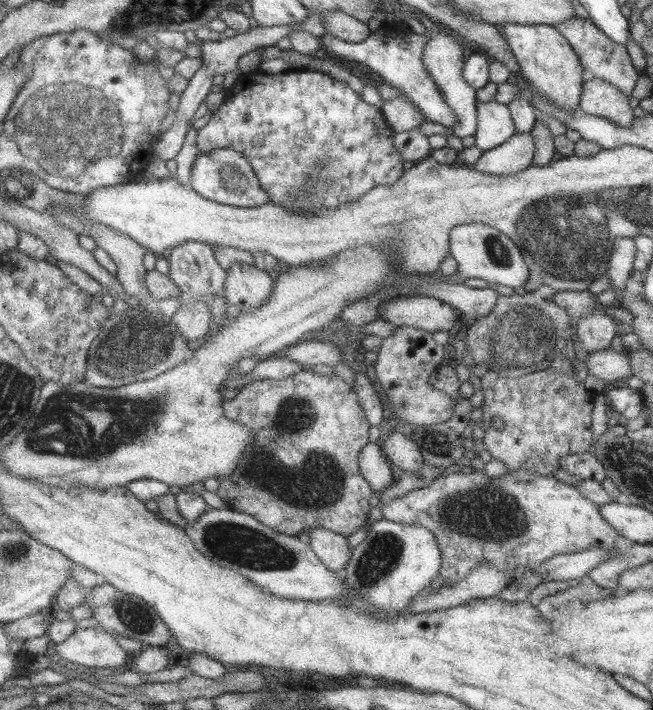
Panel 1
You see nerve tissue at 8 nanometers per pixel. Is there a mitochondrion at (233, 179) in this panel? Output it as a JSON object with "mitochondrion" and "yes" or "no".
{"mitochondrion":"yes"}

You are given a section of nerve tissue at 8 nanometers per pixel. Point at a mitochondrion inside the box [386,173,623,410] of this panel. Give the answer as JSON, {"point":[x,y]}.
{"point":[528,336]}

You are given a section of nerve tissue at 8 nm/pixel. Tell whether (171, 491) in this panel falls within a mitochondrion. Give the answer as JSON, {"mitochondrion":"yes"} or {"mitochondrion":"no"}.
{"mitochondrion":"no"}

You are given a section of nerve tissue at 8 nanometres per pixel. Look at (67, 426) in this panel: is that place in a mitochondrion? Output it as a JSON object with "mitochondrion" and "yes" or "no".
{"mitochondrion":"yes"}

